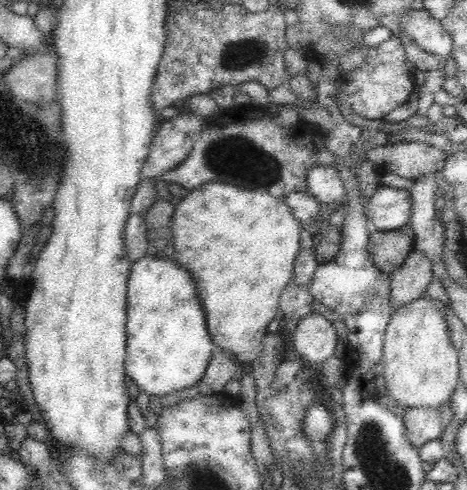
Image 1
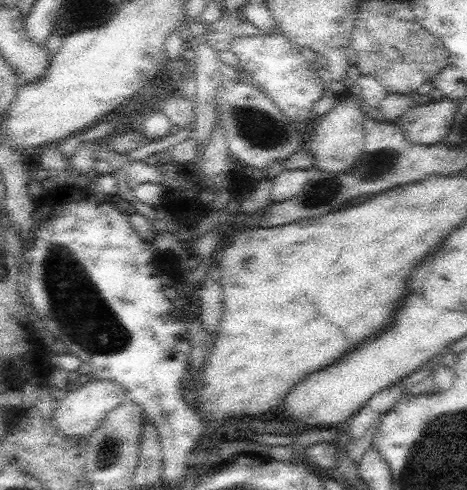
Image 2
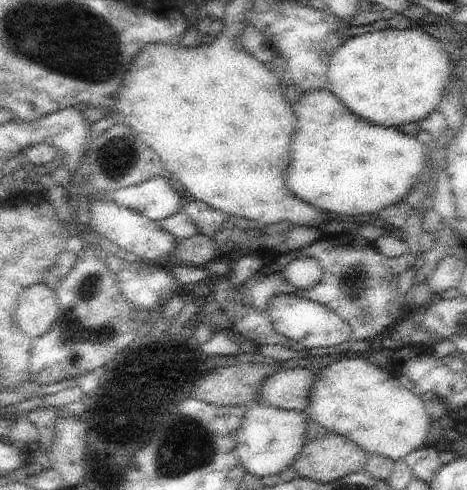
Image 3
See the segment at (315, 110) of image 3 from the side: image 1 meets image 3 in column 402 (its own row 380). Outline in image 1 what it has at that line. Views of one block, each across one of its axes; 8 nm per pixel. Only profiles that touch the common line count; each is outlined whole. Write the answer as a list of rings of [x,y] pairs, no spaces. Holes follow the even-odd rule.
[[[142,256],[134,262],[130,278],[128,278],[128,354],[126,354],[126,376],[140,388],[140,392],[150,394],[154,400],[162,396],[176,394],[184,388],[192,388],[196,382],[204,378],[208,366],[212,364],[212,356],[216,354],[216,346],[212,334],[208,332],[206,314],[200,304],[200,296],[192,276],[176,264],[176,260]]]

